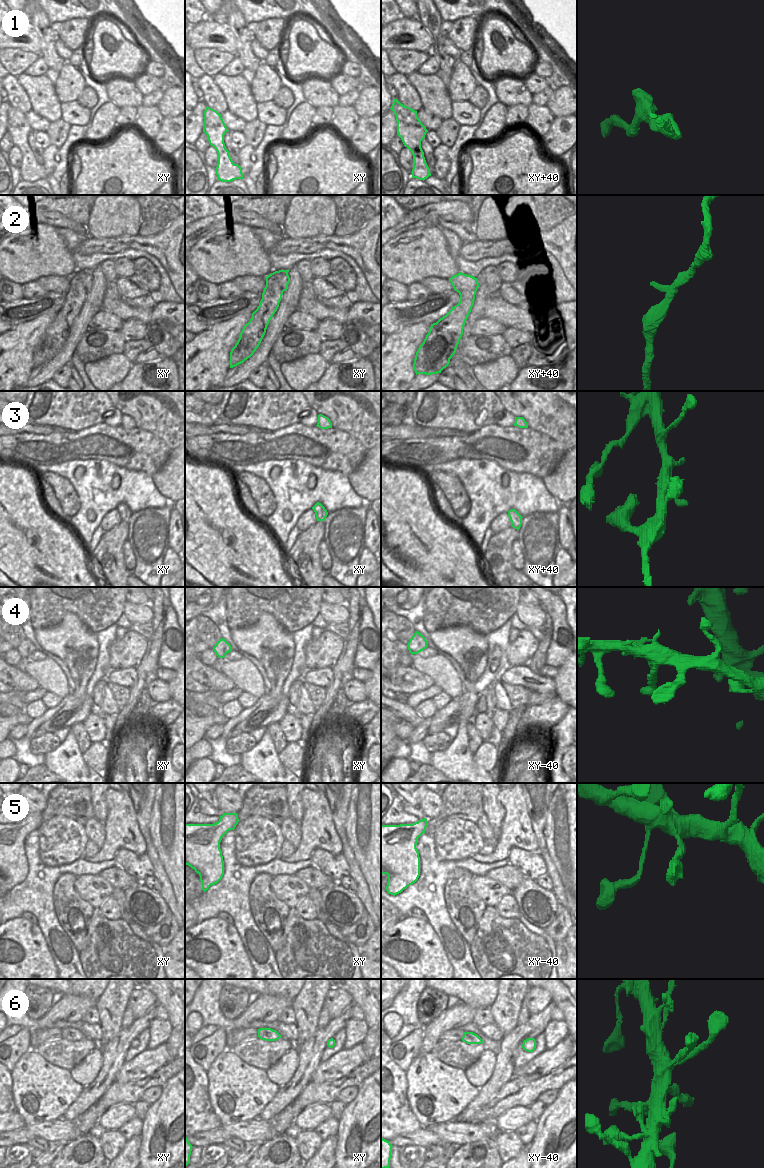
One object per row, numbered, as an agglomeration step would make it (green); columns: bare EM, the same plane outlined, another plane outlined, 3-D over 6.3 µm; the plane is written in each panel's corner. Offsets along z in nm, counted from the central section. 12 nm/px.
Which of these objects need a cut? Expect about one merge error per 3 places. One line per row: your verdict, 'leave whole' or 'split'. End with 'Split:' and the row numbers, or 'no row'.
1: leave whole
2: leave whole
3: leave whole
4: leave whole
5: leave whole
6: leave whole
Split: no row

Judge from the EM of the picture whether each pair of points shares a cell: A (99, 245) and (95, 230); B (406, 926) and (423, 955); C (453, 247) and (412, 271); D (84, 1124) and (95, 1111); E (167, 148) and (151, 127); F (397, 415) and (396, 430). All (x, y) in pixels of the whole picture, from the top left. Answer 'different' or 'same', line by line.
A: different
B: same
C: different
D: same
E: different
F: different

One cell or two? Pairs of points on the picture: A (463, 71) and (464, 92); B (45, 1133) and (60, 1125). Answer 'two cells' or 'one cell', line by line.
A: one cell
B: one cell

